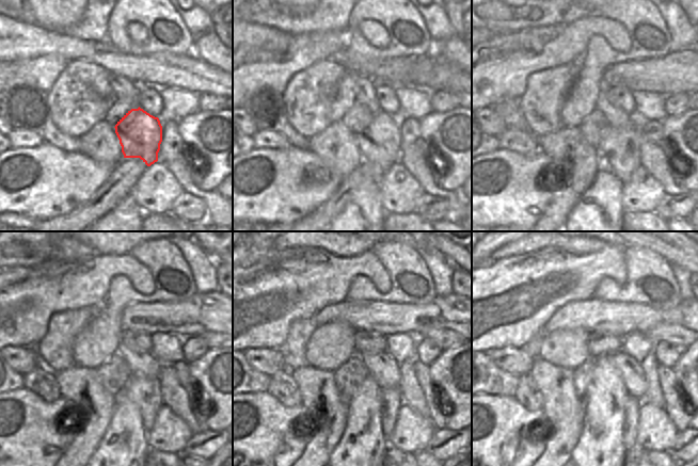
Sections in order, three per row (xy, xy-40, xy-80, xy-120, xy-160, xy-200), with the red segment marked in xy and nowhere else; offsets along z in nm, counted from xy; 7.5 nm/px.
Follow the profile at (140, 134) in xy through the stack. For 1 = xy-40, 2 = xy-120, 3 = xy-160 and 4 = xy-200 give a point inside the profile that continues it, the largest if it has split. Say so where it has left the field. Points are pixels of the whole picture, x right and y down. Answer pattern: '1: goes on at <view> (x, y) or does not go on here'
1: goes on at xy-40 (379, 143)
2: goes on at xy-120 (145, 392)
3: goes on at xy-160 (391, 397)
4: goes on at xy-200 (631, 420)

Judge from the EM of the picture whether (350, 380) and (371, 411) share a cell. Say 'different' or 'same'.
different

